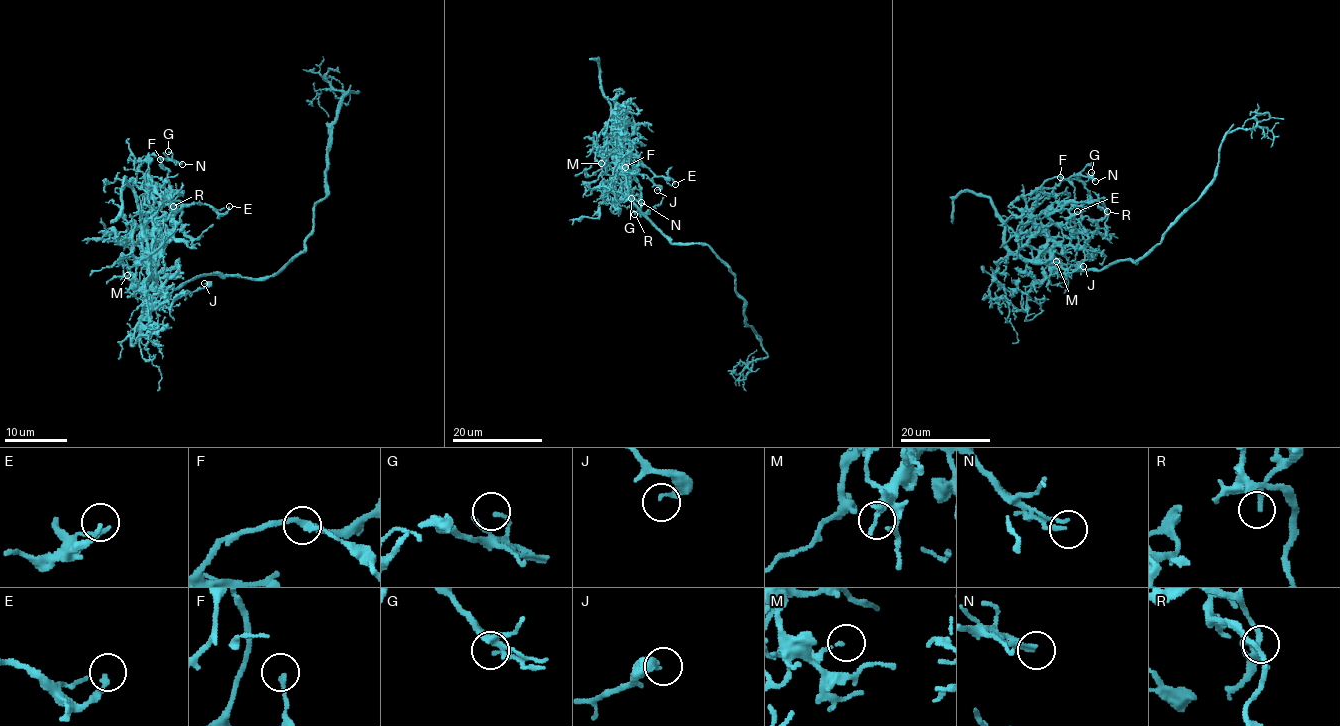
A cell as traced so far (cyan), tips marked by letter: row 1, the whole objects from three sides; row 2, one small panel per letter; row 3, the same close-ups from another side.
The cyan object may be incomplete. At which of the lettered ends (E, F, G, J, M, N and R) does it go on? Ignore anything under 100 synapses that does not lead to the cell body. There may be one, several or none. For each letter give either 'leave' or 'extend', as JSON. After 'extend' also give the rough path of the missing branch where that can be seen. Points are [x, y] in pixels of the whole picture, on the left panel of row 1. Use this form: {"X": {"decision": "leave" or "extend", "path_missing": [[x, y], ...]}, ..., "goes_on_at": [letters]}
{"E": {"decision": "leave"}, "F": {"decision": "leave"}, "G": {"decision": "leave"}, "J": {"decision": "leave"}, "M": {"decision": "leave"}, "N": {"decision": "leave"}, "R": {"decision": "leave"}, "goes_on_at": []}

